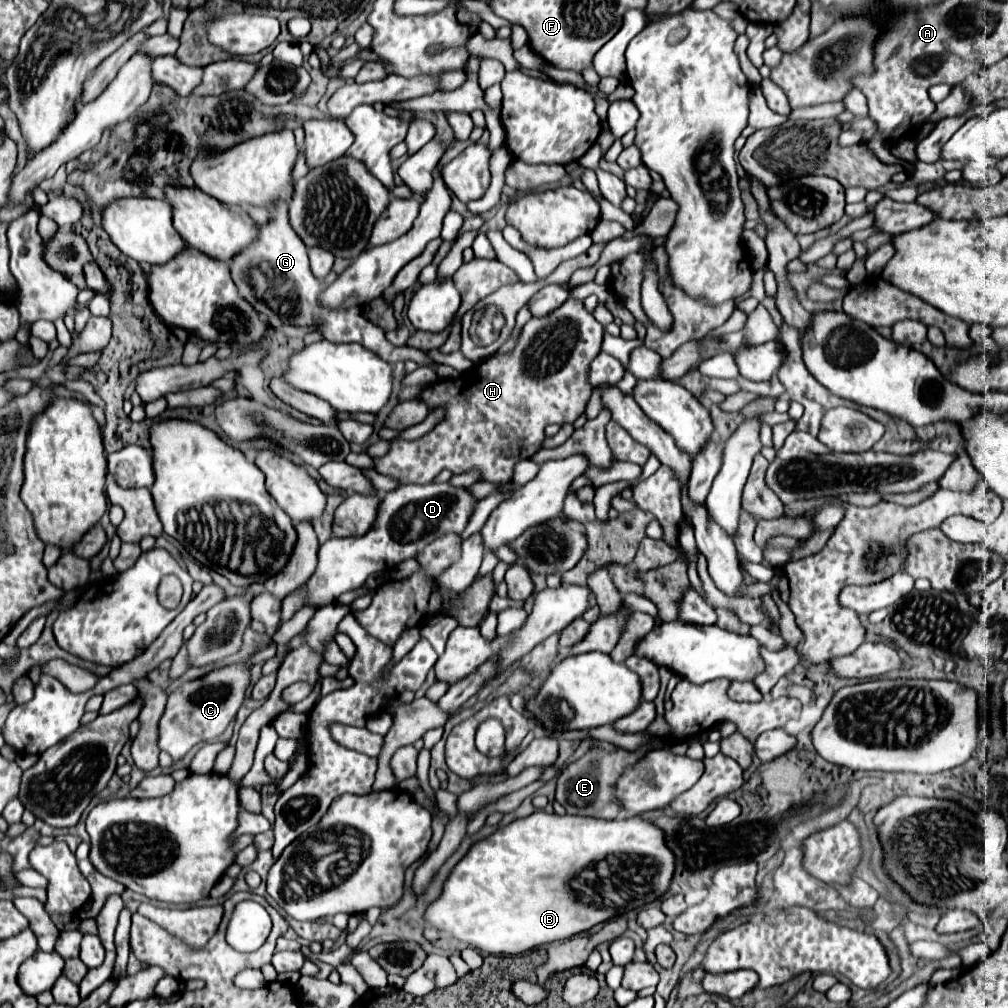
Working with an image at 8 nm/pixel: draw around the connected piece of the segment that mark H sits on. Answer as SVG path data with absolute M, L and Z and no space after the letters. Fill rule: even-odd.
M567 300L561 308L545 318L531 318L523 326L521 338L511 354L491 356L477 364L477 370L469 370L461 378L457 376L453 380L439 380L435 388L425 390L419 398L423 398L431 410L445 404L445 420L419 440L409 440L407 444L393 440L393 448L385 456L381 456L379 460L373 458L373 468L379 474L395 478L401 486L429 484L443 468L451 470L453 474L461 474L469 468L479 468L483 472L483 480L509 482L515 462L531 458L541 448L541 442L545 438L543 430L547 424L575 422L577 416L585 412L585 404L591 396L587 370L589 362L601 352L601 338L603 326L585 310L583 302L579 300Z

